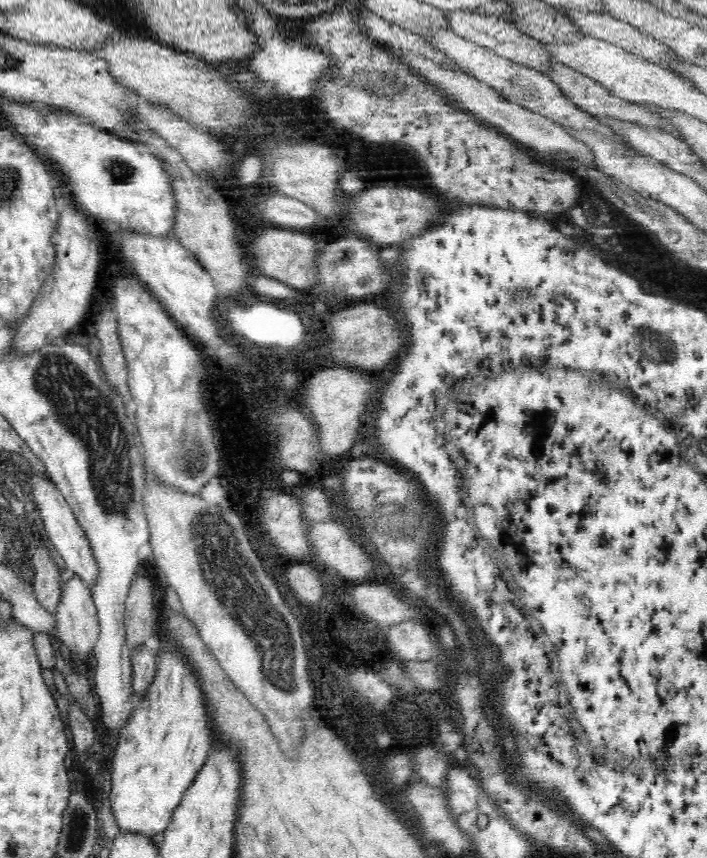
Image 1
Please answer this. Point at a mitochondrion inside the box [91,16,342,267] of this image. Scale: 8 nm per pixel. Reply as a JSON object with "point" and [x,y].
{"point":[121,172]}

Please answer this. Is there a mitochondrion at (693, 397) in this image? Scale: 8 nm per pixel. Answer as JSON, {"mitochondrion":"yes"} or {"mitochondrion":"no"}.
{"mitochondrion":"no"}

